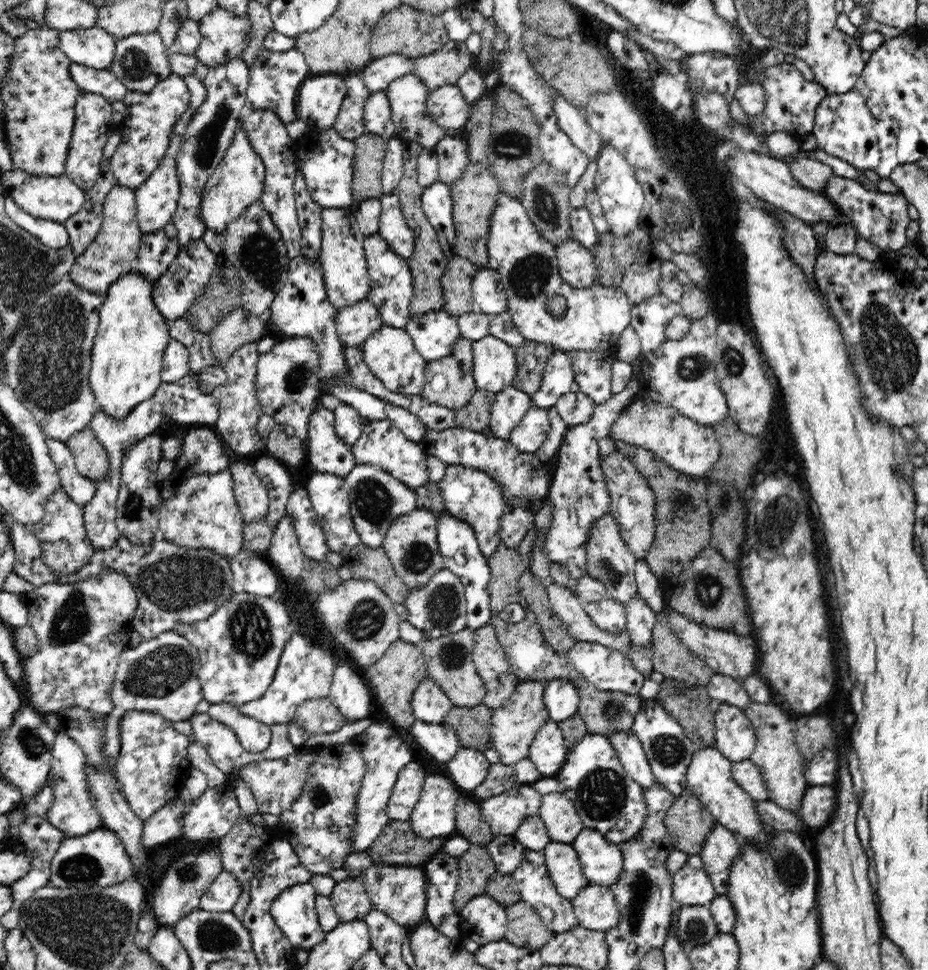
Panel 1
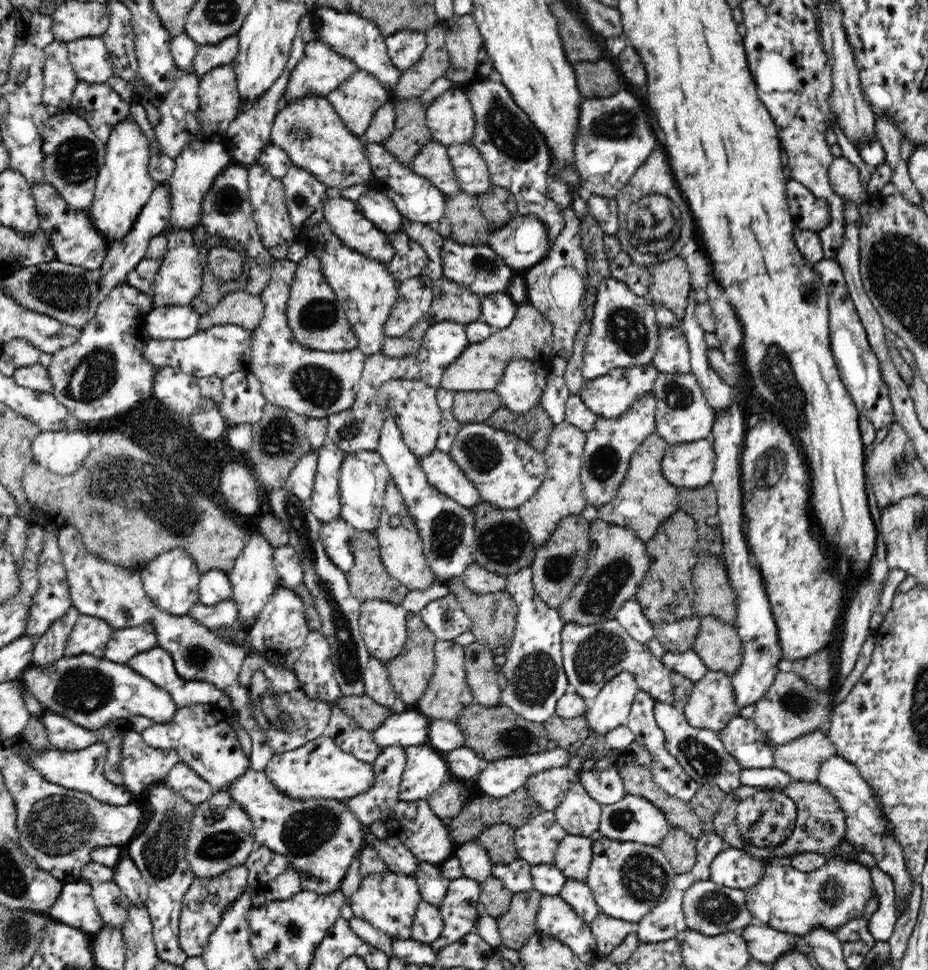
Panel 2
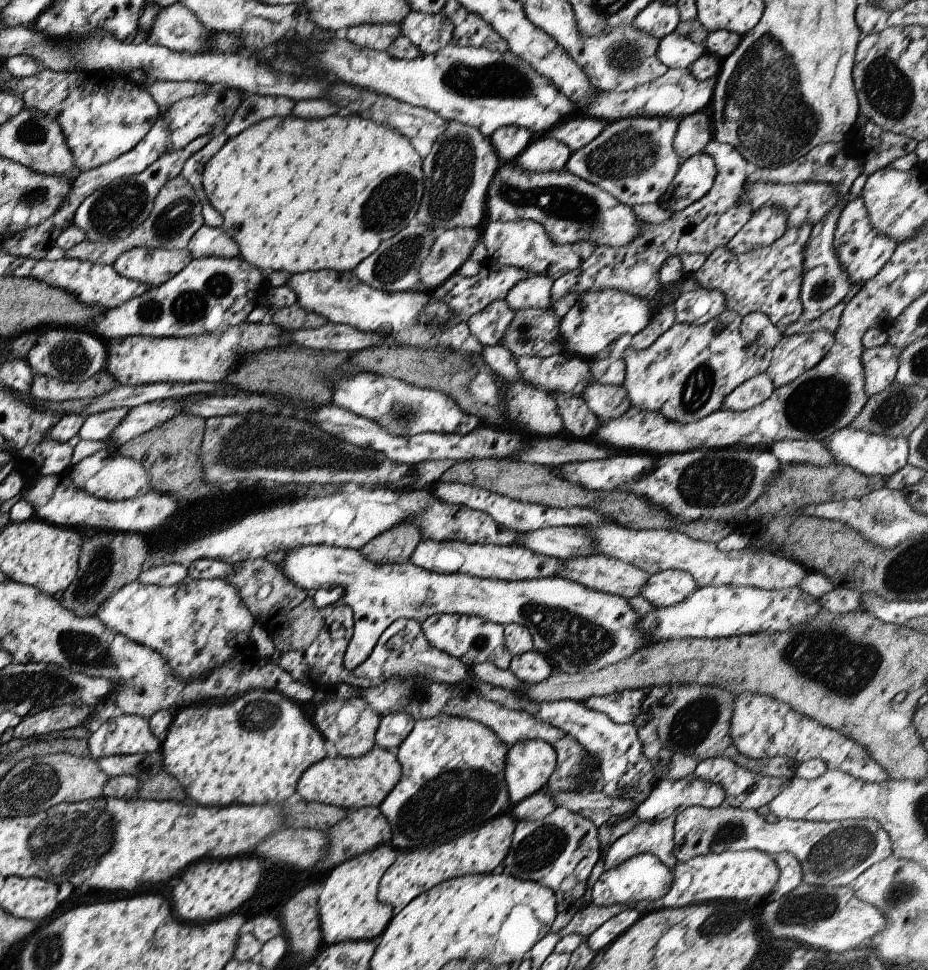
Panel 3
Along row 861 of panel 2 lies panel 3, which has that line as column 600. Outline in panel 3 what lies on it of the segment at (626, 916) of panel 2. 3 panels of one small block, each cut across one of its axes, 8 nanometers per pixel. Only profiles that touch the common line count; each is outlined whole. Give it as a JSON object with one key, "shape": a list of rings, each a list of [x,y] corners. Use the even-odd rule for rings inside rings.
{"shape":[[[307,545],[287,552],[280,566],[283,574],[299,588],[309,593],[320,589],[333,590],[338,585],[344,587],[345,597],[340,603],[352,607],[354,611],[354,633],[344,654],[344,667],[354,670],[365,662],[375,648],[384,630],[400,618],[411,619],[420,624],[430,616],[440,614],[460,614],[482,618],[502,626],[511,623],[522,624],[534,639],[534,650],[541,653],[555,671],[569,674],[594,673],[629,658],[643,645],[654,642],[641,634],[638,622],[641,616],[632,609],[629,600],[609,593],[597,592],[576,582],[557,576],[520,581],[503,579],[482,579],[468,574],[434,573],[413,563],[376,564],[368,561],[360,549],[348,549],[329,545]]]}

